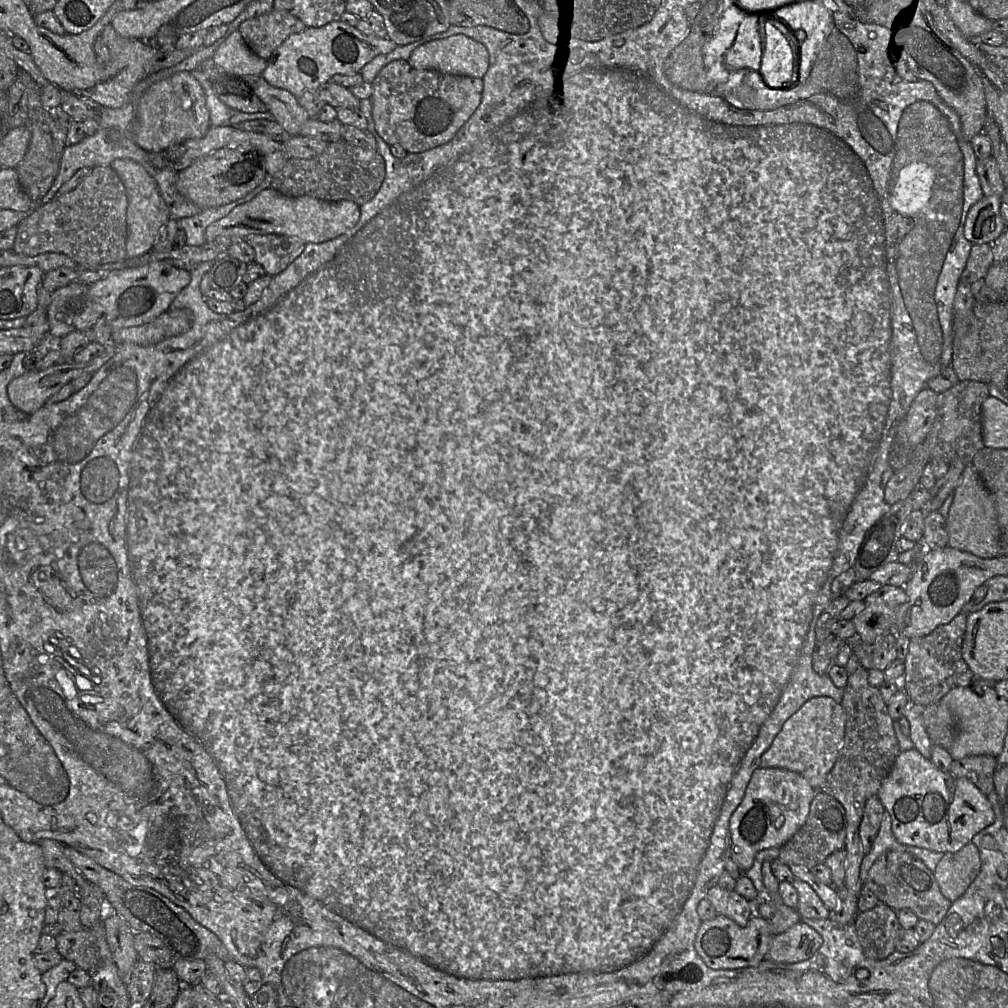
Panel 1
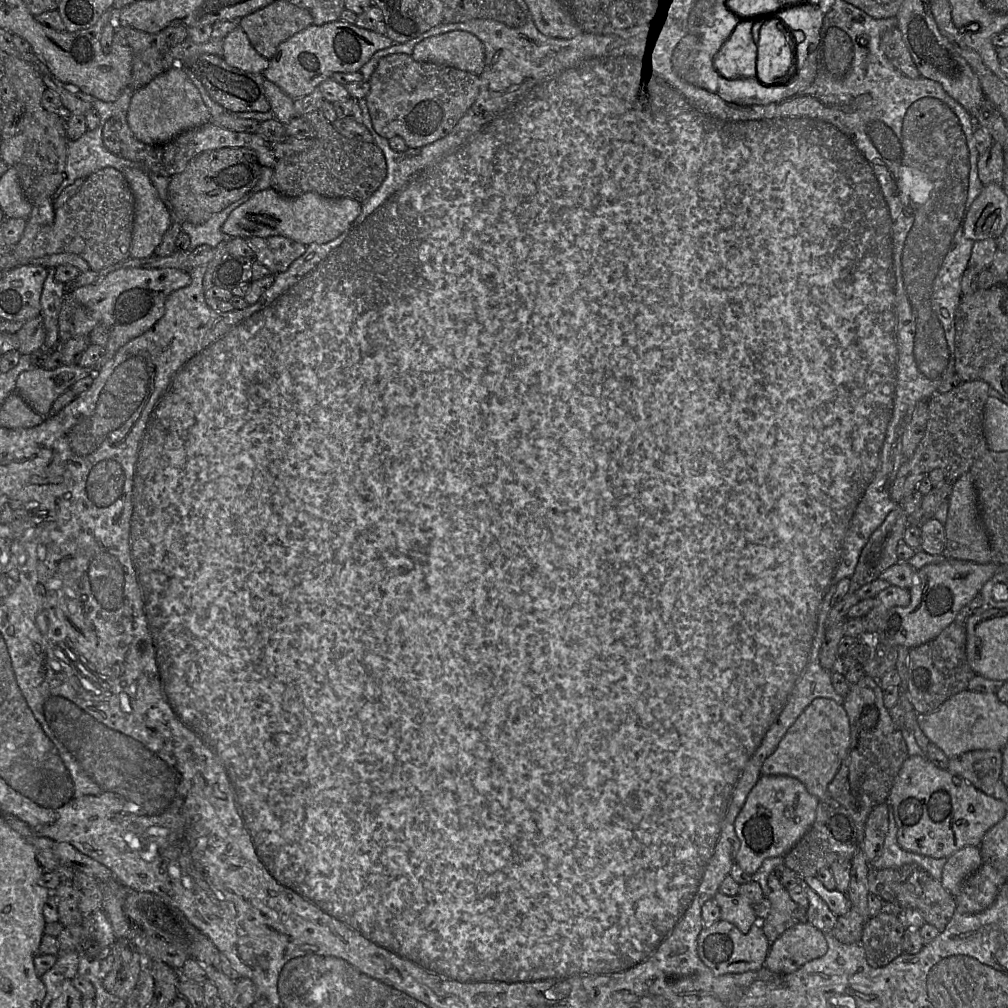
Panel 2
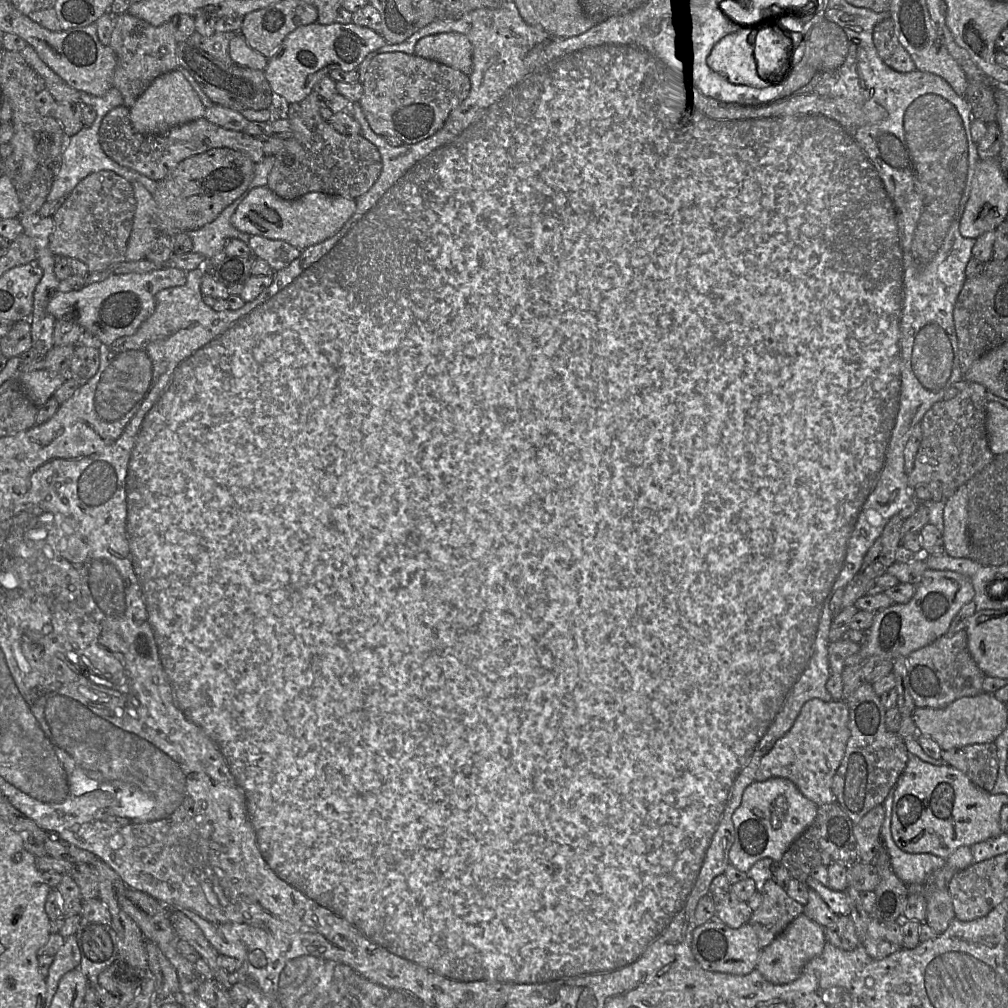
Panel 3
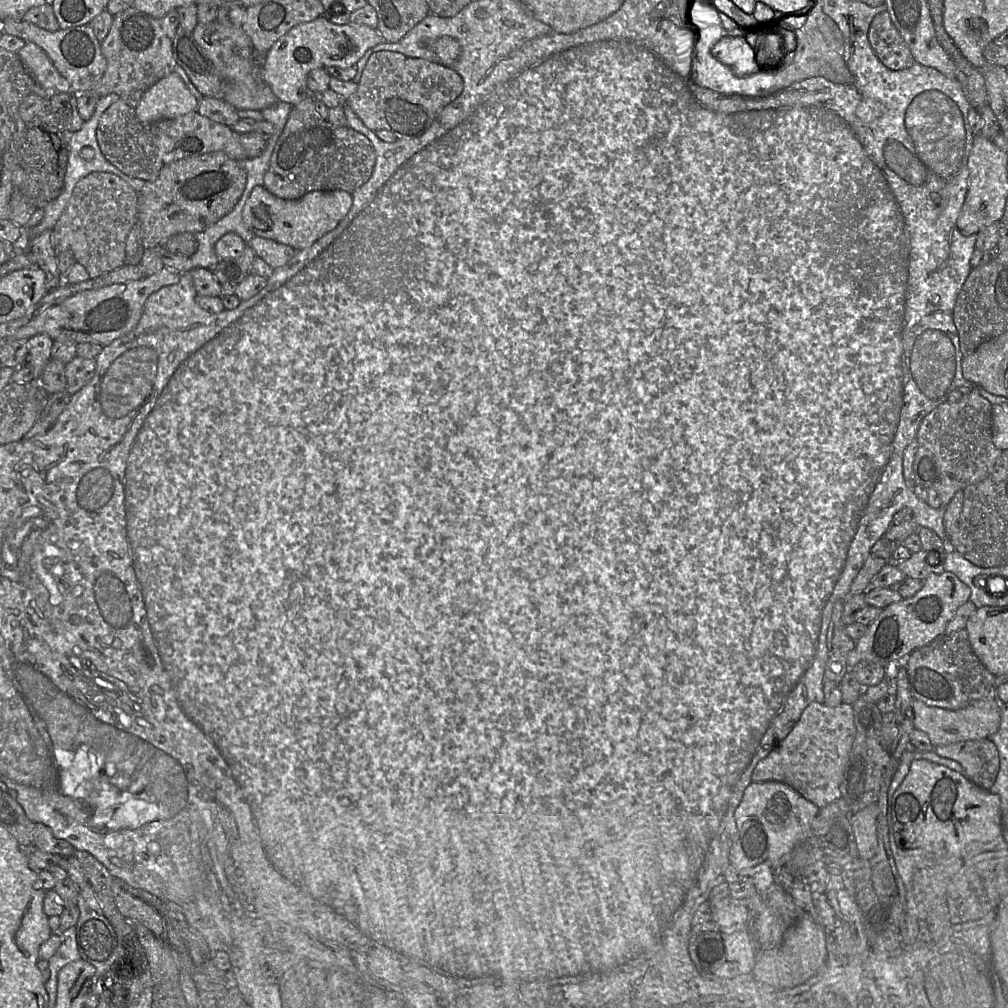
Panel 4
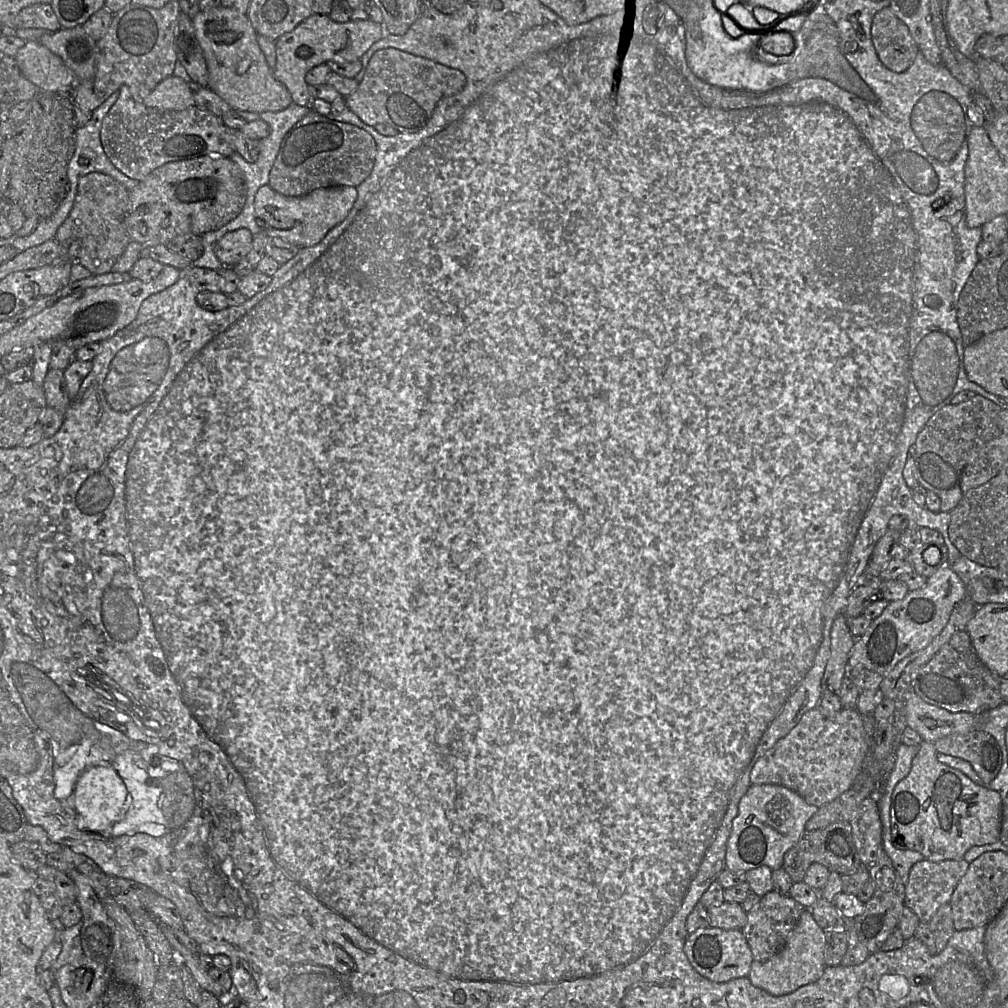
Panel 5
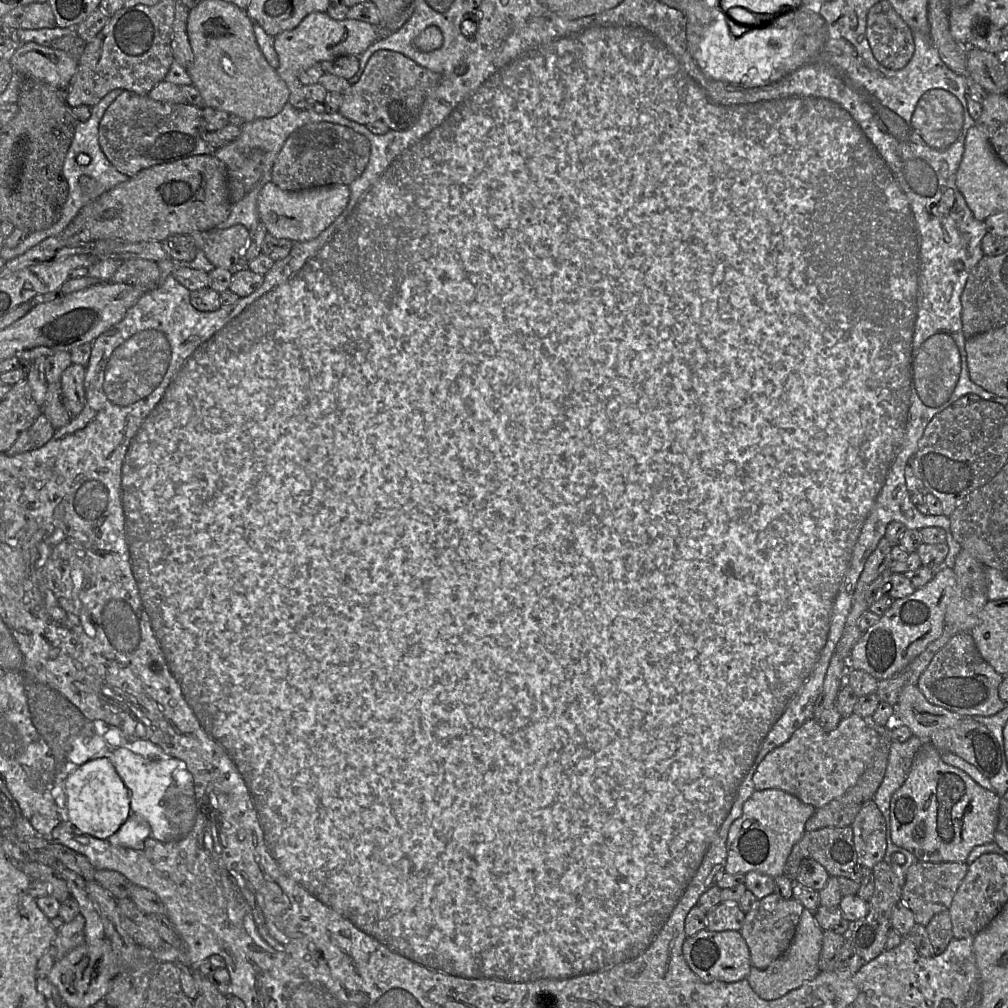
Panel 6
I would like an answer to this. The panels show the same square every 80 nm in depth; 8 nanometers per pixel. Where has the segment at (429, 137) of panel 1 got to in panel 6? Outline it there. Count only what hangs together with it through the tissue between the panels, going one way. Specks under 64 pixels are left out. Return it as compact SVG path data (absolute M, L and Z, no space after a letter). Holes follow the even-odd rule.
M377 50L369 58L359 81L350 85L343 94L338 112L360 125L381 121L390 130L405 130L416 122L425 99L439 81L440 74L418 65L403 54Z

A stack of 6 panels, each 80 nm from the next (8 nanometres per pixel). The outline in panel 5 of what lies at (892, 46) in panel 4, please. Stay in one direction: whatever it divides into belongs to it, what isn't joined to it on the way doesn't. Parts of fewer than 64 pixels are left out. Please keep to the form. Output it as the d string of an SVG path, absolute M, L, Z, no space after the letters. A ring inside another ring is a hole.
M890 6L875 14L871 38L880 61L896 73L906 71L919 51L909 29Z

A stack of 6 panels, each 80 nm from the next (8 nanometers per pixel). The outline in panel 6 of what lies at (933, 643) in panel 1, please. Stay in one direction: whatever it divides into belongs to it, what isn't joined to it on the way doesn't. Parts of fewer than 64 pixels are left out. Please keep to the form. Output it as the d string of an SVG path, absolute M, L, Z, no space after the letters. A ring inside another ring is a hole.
M959 632L935 654L919 677L917 686L930 703L962 717L992 716L1007 705L999 697L999 686L1003 678L980 655L972 635Z

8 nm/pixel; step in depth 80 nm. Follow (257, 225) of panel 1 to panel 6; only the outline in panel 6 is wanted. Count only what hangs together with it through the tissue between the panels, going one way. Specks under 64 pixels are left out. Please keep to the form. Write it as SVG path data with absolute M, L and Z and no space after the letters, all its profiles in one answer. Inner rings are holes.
M274 183L263 186L258 194L257 209L260 222L275 238L310 241L320 235L346 208L350 198L347 185L328 185L301 191L285 191Z

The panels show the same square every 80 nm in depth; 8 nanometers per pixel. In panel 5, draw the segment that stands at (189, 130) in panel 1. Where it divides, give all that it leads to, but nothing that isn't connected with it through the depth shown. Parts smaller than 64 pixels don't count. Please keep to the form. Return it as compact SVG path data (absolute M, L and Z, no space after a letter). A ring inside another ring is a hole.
M173 75L159 82L142 103L149 108L172 111L181 111L195 105L190 87Z

